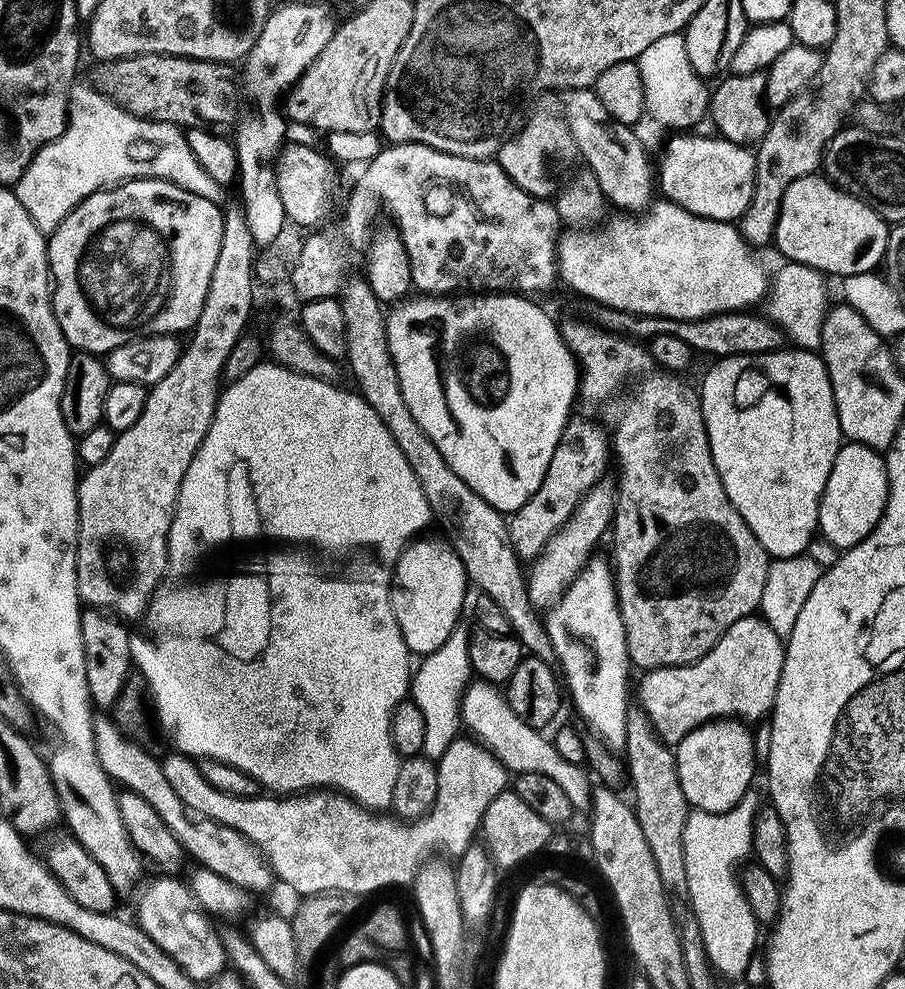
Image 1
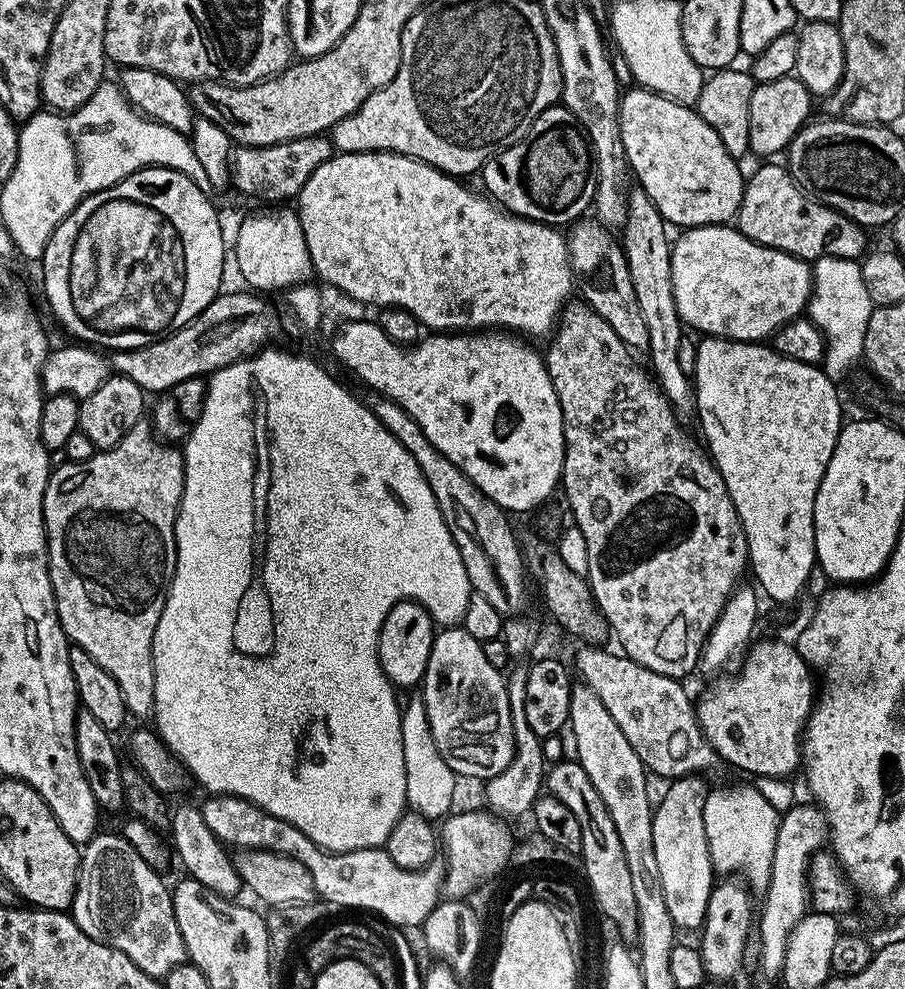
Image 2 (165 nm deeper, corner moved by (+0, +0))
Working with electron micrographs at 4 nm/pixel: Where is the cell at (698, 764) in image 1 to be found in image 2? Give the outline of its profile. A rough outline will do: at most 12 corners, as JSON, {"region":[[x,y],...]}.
{"region":[[699,775],[673,779],[652,814],[657,876],[678,929],[699,929],[714,887],[699,809]]}

